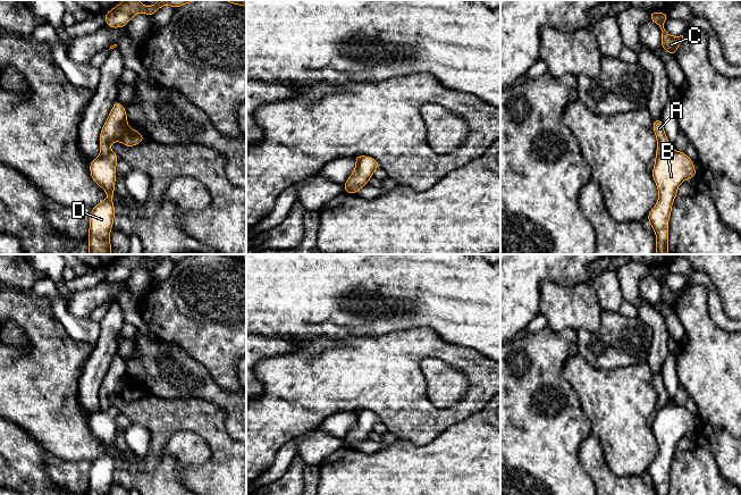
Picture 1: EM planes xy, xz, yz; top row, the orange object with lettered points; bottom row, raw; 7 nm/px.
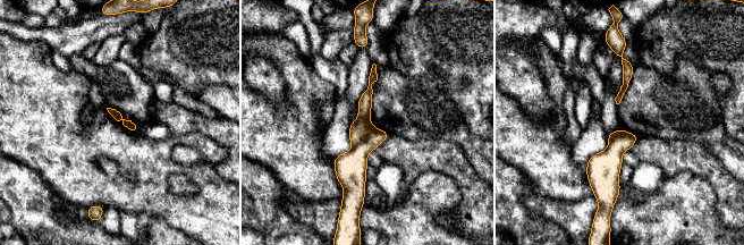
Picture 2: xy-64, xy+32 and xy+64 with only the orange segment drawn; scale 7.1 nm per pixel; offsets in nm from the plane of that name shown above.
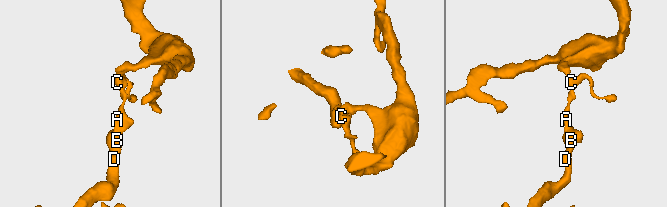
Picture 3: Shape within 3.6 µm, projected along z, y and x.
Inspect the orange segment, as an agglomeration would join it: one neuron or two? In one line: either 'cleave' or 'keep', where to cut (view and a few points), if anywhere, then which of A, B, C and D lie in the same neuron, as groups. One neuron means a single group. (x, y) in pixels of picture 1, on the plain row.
cleave; cut xy (128, 383), (119, 394); groups A C / B D

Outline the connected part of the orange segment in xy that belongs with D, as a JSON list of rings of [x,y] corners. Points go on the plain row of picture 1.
[[[110,406],[106,411],[100,410],[90,416],[92,434],[106,445],[109,452],[91,463],[87,495],[110,495],[110,486],[116,470],[112,451],[116,448],[116,418],[118,414],[119,410]]]

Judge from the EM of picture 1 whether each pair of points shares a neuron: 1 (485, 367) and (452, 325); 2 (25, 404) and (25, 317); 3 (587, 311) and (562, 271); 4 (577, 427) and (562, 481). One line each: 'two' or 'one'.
1: two
2: one
3: two
4: one

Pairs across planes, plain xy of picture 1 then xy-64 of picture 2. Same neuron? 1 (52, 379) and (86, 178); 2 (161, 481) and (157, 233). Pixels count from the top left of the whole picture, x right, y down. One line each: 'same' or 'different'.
1: same
2: same

